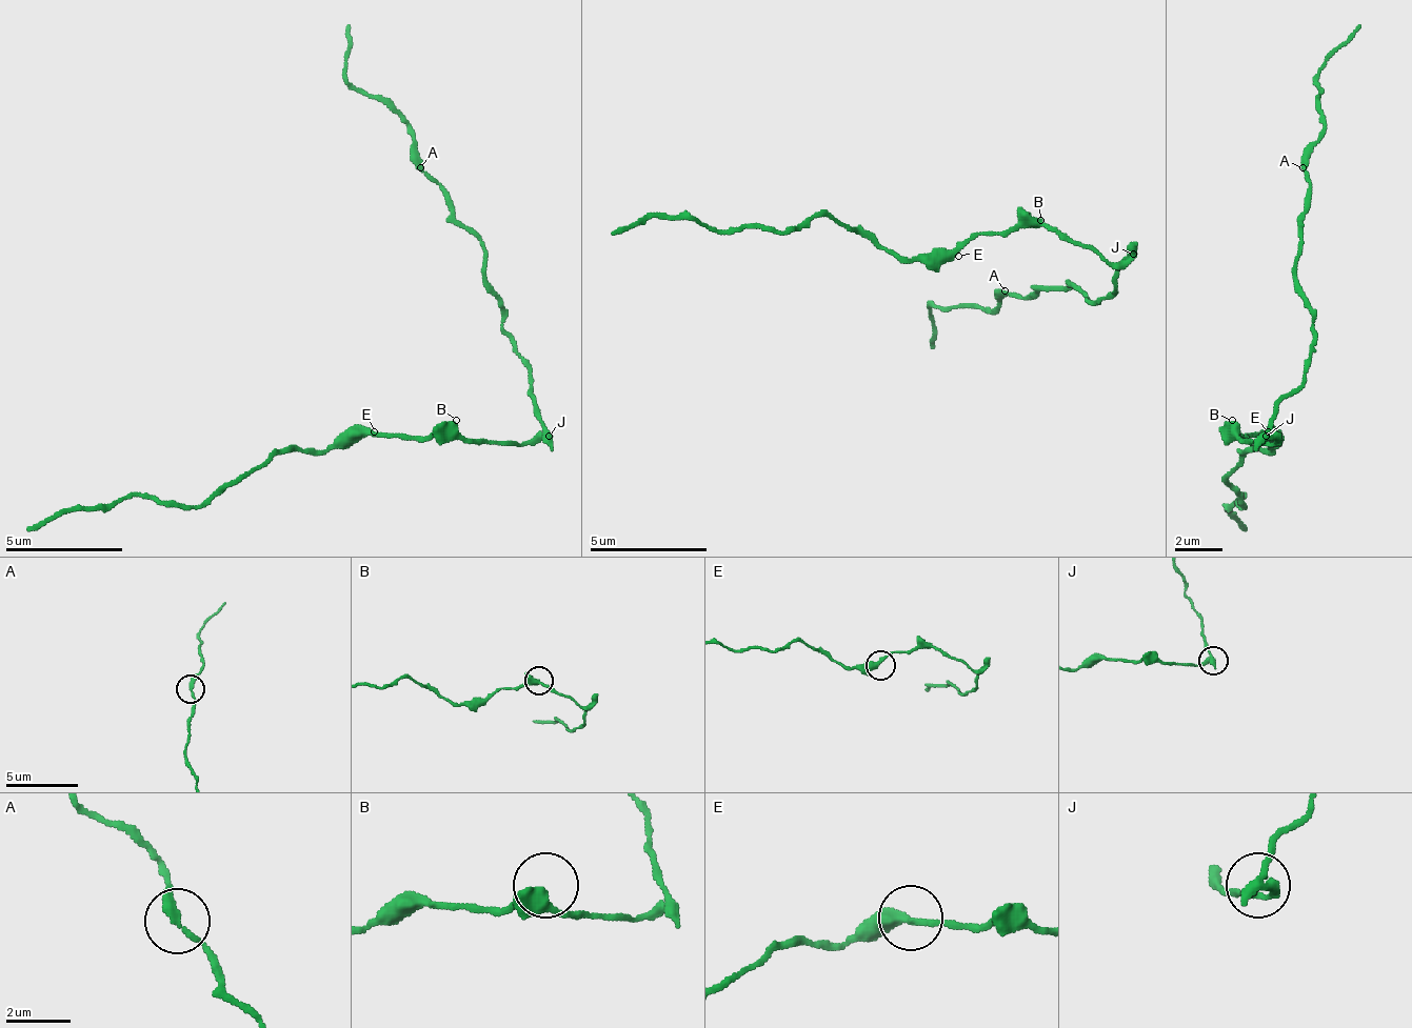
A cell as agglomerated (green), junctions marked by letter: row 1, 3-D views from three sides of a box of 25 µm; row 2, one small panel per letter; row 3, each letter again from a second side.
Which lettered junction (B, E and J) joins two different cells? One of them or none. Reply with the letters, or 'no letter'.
J

